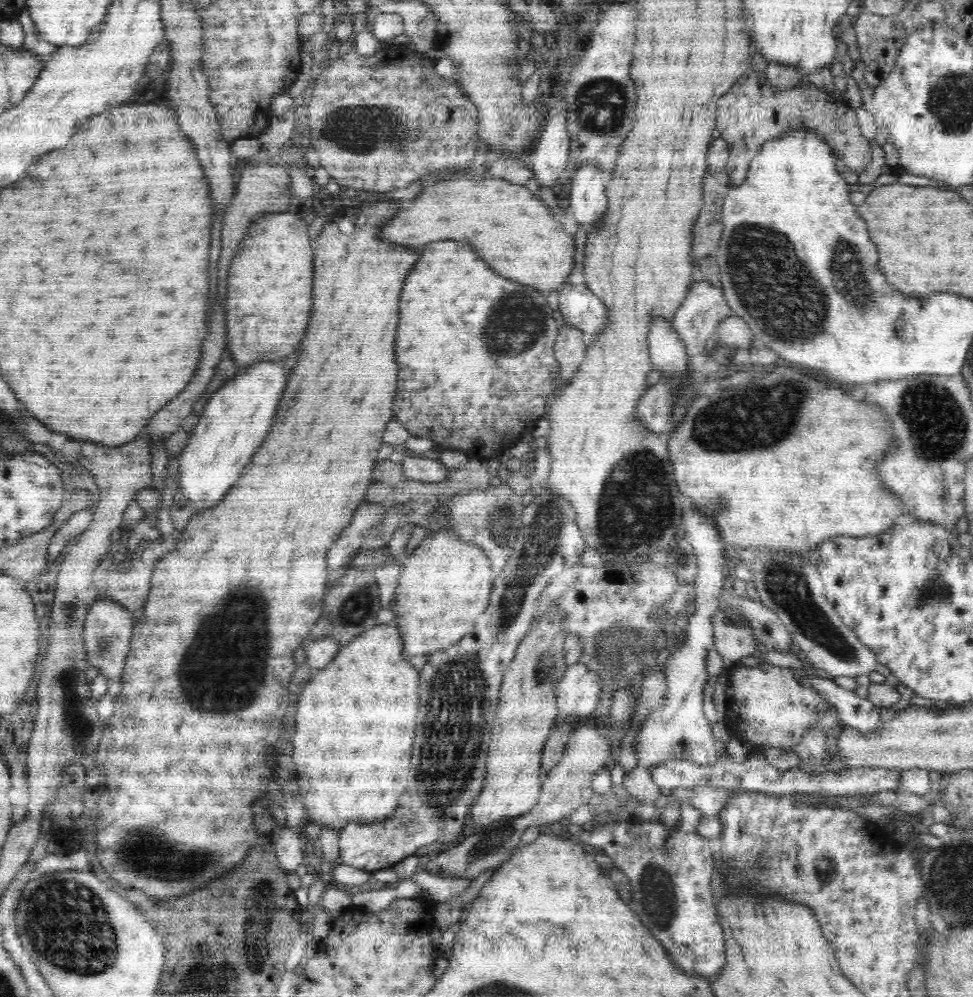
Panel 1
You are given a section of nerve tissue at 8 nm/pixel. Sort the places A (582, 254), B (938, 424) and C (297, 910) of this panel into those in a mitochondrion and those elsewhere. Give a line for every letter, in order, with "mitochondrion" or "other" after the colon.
A: other
B: mitochondrion
C: other

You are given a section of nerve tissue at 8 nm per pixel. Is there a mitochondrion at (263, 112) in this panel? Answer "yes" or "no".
no

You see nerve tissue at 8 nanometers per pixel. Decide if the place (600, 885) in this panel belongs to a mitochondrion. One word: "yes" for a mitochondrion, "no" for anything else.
no

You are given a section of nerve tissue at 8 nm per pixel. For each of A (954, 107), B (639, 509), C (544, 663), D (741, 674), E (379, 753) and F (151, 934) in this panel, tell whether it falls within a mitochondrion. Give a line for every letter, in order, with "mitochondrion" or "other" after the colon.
A: mitochondrion
B: mitochondrion
C: mitochondrion
D: other
E: other
F: other

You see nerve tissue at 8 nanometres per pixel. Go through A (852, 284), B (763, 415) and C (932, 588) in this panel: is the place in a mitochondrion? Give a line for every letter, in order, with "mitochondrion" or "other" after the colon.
A: mitochondrion
B: mitochondrion
C: mitochondrion

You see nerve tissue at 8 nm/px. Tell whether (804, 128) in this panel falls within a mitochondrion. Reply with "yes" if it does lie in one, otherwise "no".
no

